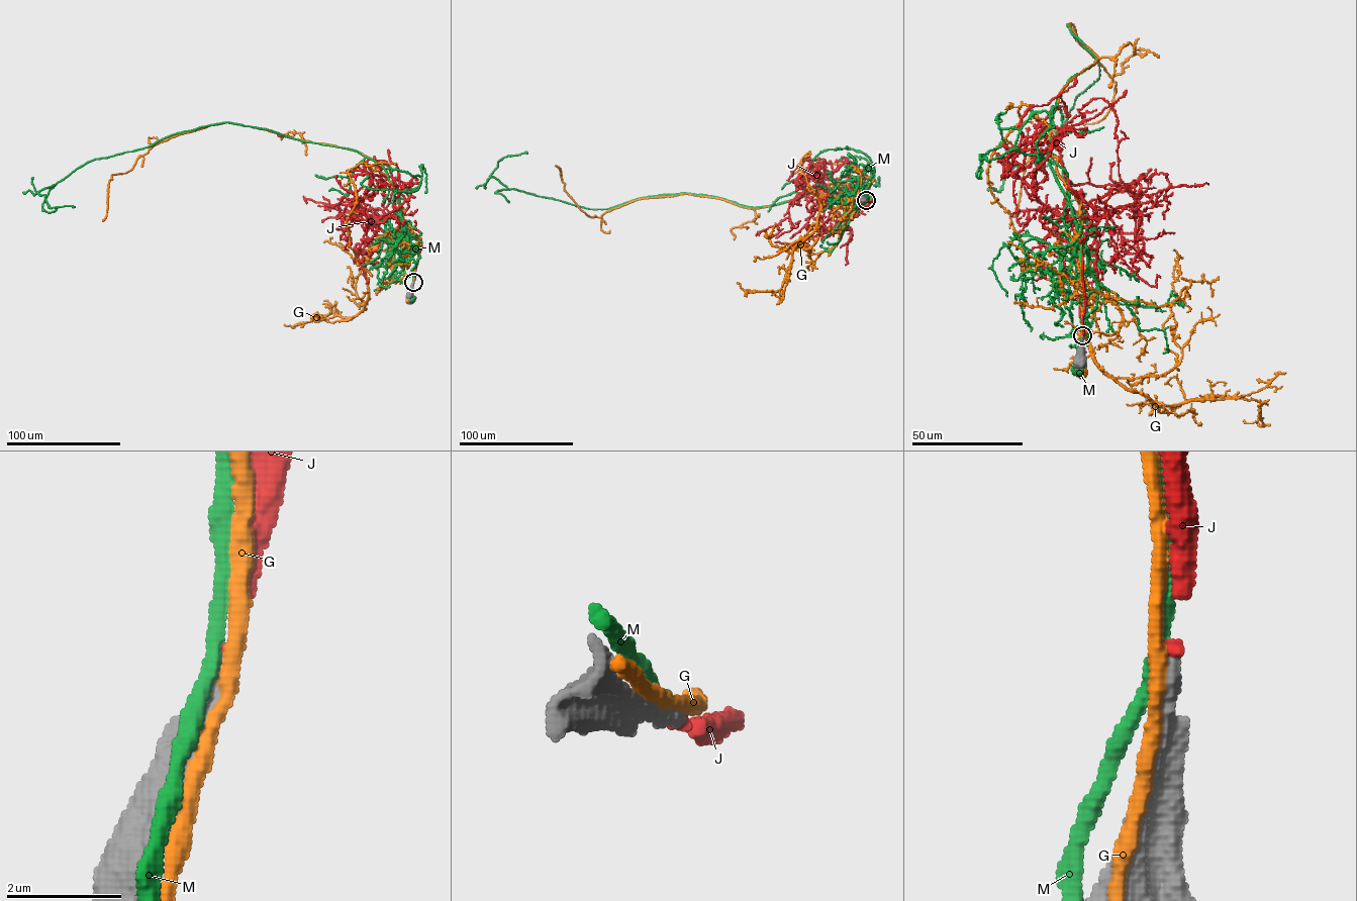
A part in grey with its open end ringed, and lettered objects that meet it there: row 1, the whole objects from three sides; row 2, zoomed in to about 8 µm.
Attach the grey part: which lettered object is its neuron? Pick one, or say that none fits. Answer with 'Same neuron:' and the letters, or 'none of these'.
Same neuron: J

